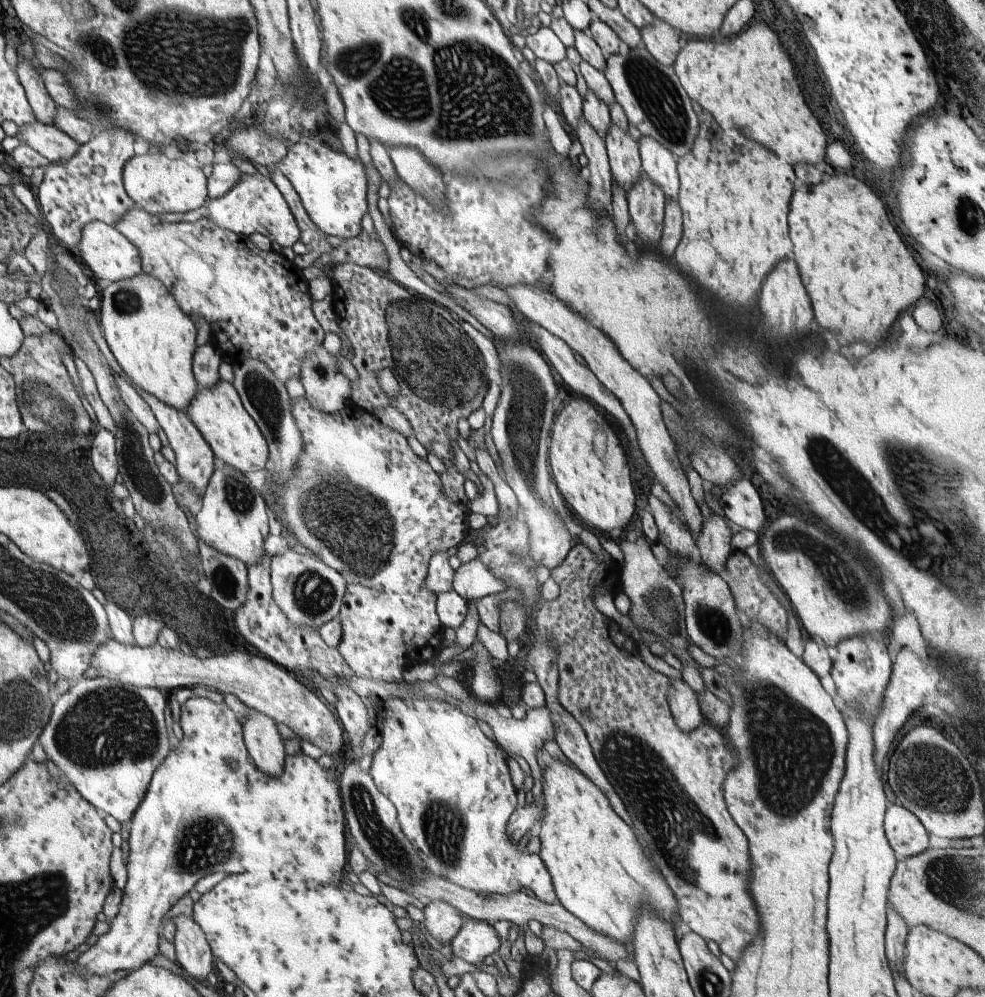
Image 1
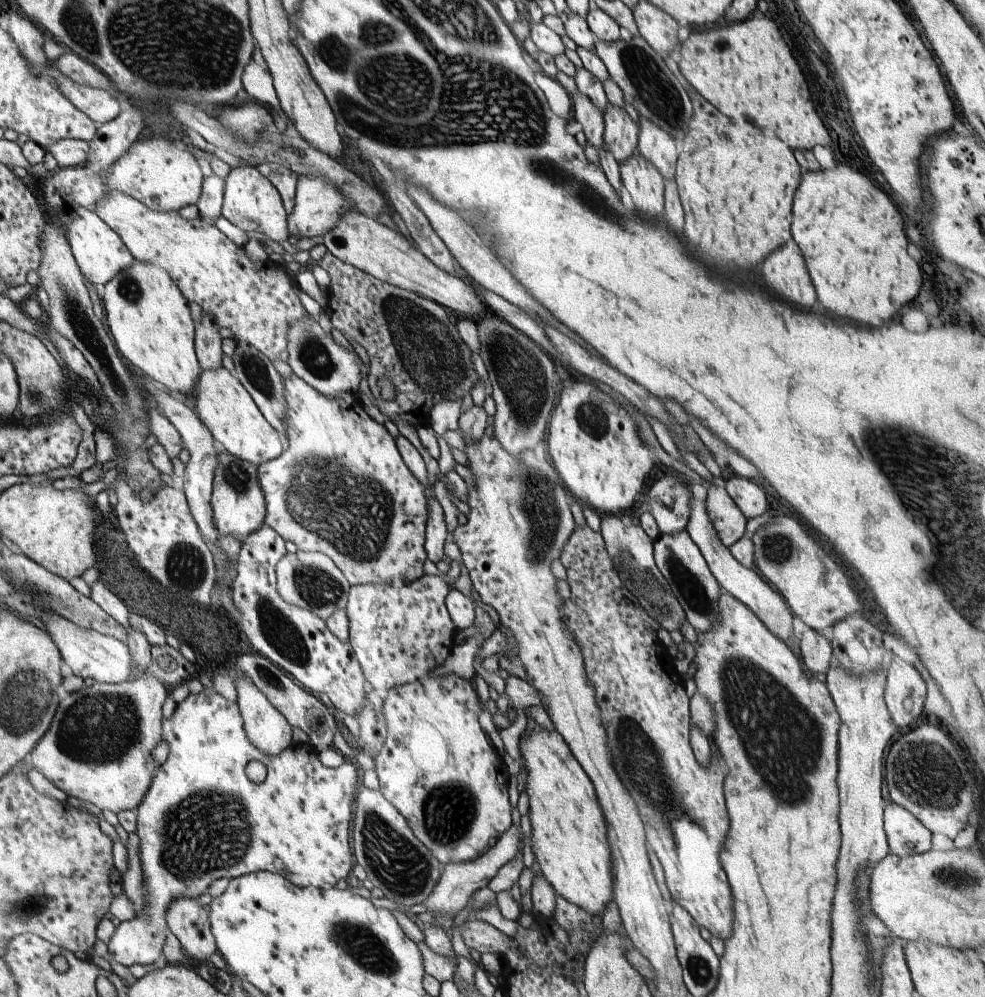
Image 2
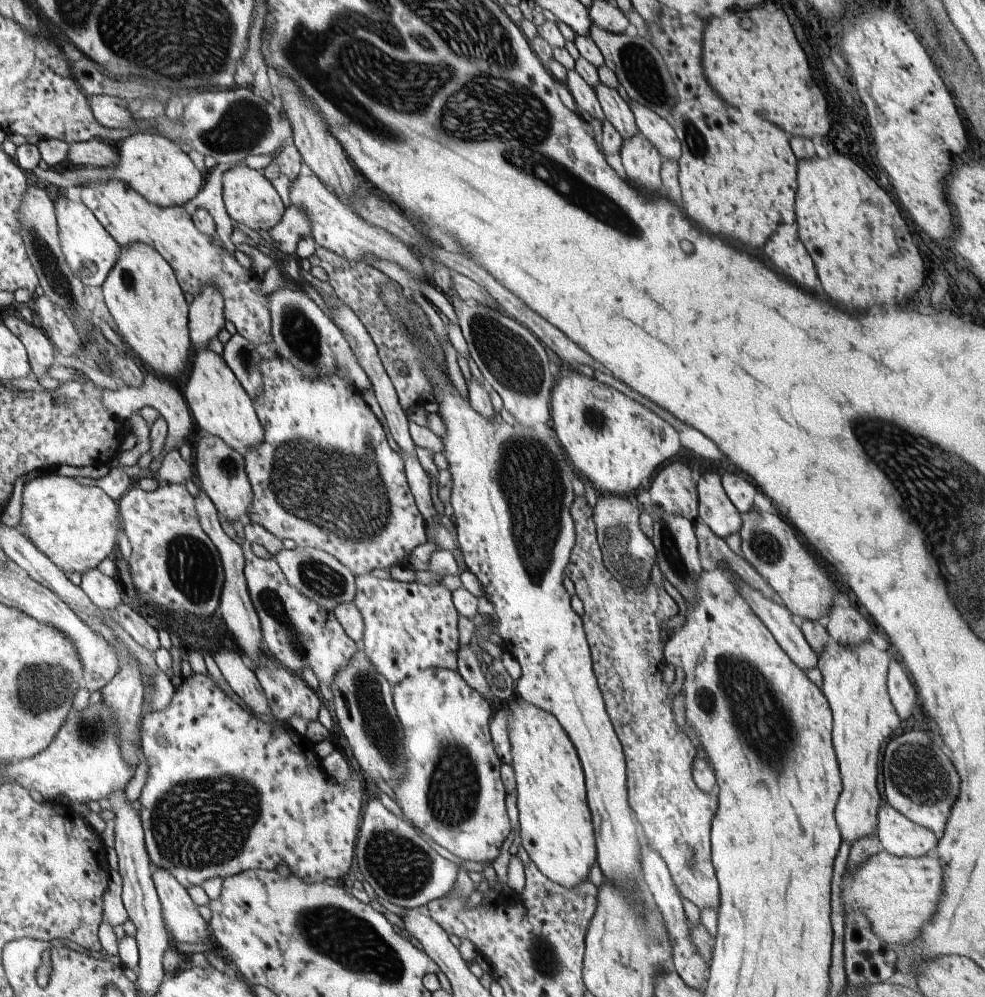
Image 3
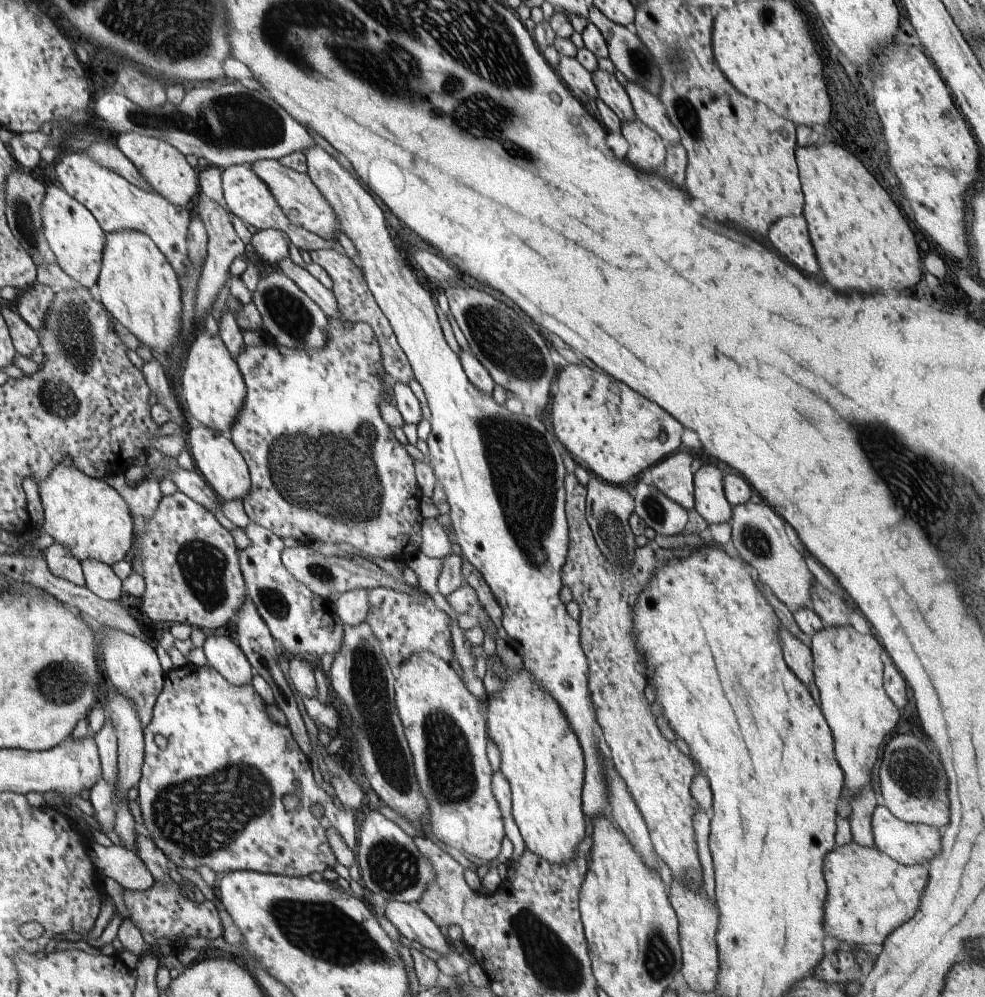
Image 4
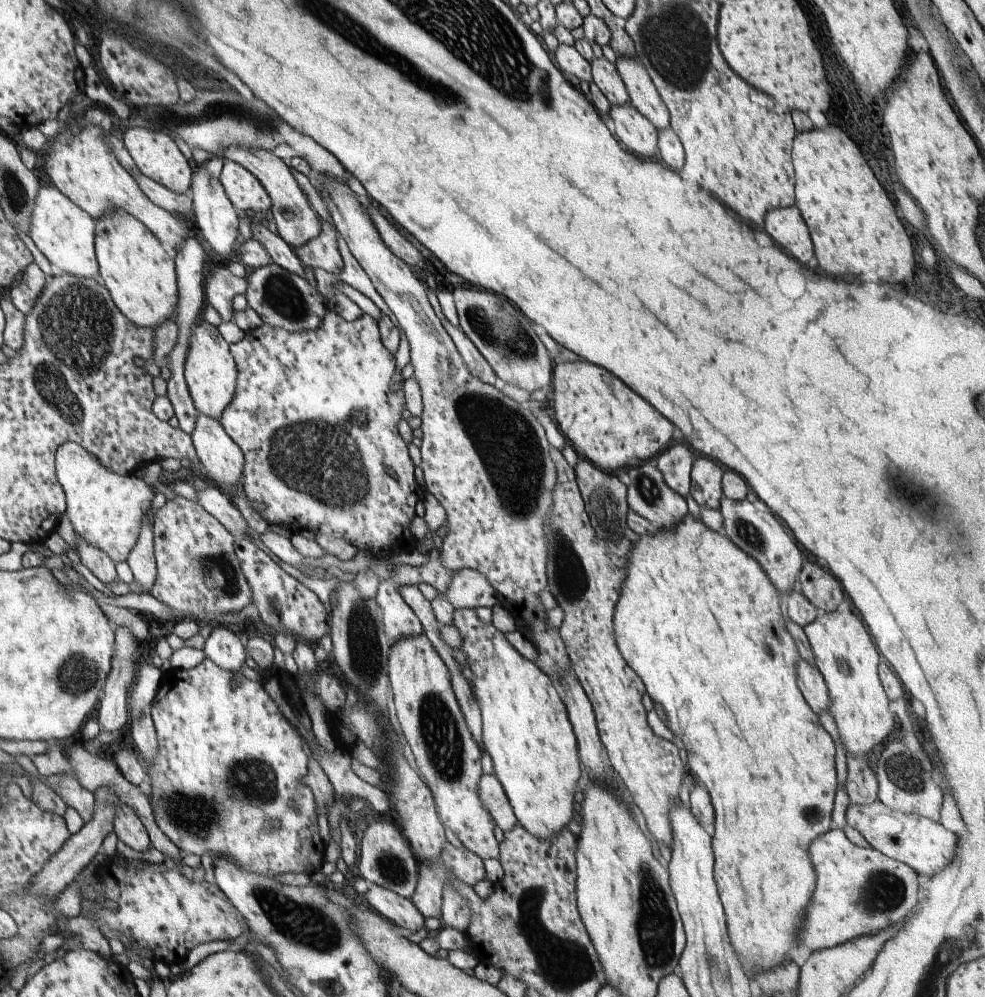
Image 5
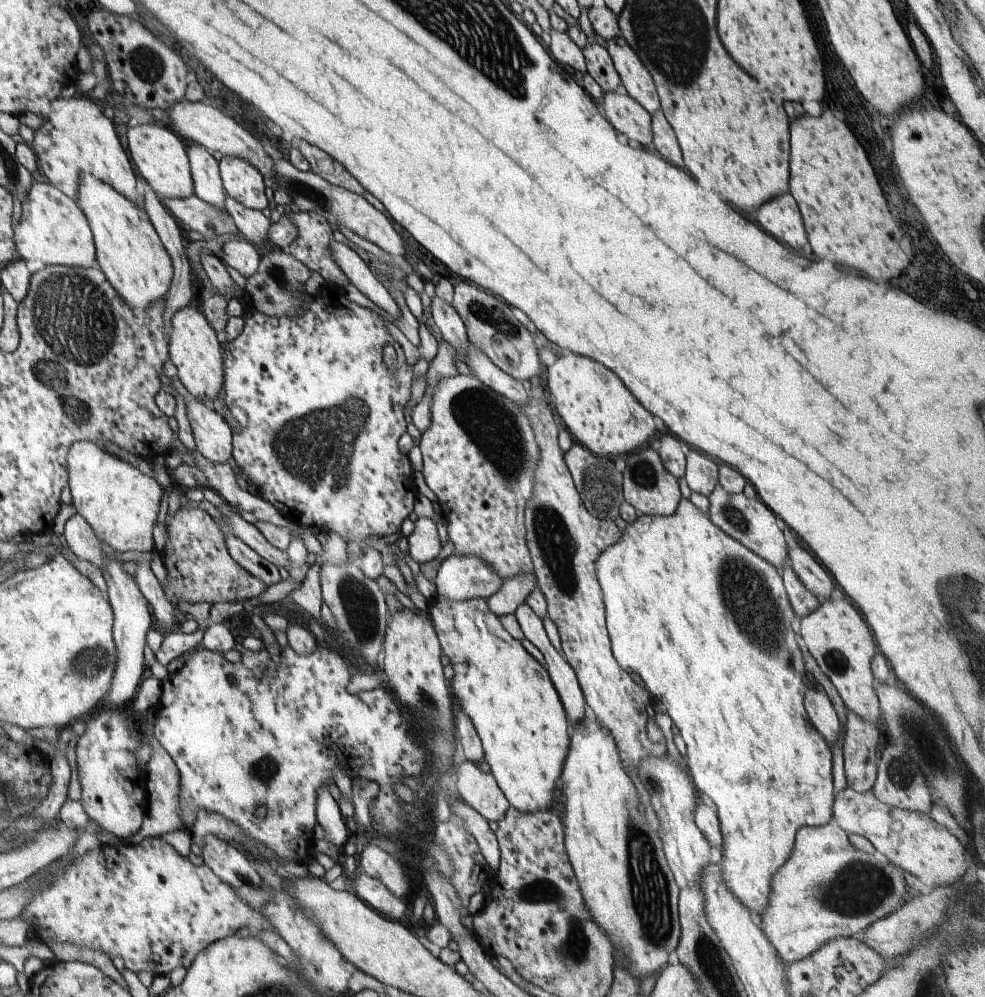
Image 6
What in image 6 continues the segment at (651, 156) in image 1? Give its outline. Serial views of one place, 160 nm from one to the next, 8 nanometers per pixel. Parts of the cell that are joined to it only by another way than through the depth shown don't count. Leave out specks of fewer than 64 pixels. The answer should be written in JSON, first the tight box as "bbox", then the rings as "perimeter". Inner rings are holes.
{"bbox":[606,36,661,115],"perimeter":[[[615,36],[606,42],[614,68],[621,78],[621,90],[628,92],[651,115],[656,113],[661,108],[661,98],[647,67],[624,37]]]}

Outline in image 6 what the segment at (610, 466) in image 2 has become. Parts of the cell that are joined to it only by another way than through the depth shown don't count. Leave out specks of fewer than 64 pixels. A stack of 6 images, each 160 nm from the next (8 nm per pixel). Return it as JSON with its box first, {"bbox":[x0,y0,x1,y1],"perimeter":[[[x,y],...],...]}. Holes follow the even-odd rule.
{"bbox":[546,352,657,459],"perimeter":[[[566,352],[566,355],[560,355],[554,364],[547,368],[546,374],[548,390],[554,396],[552,408],[555,416],[560,423],[567,426],[573,440],[584,445],[591,453],[615,459],[620,454],[626,455],[650,443],[657,426],[654,416],[638,402],[620,378],[600,362],[584,355]]]}

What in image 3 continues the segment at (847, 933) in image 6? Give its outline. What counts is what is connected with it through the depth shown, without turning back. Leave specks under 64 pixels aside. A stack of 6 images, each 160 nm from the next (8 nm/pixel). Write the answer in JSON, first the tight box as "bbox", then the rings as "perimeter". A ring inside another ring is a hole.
{"bbox":[841,851,943,946],"perimeter":[[[886,851],[872,855],[868,861],[859,864],[855,871],[848,871],[841,878],[841,901],[844,916],[851,911],[860,911],[870,921],[872,932],[886,944],[908,946],[919,937],[920,929],[928,922],[937,909],[943,887],[943,868],[935,852],[923,857],[897,857]]]}

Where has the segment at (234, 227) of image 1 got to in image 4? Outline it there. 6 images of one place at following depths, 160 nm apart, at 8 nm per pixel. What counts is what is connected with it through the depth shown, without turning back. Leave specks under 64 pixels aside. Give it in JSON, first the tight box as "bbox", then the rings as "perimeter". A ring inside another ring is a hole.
{"bbox":[221,165,345,255],"perimeter":[[[250,165],[228,166],[221,174],[221,181],[227,210],[234,216],[238,216],[244,224],[254,226],[258,230],[276,229],[282,231],[298,250],[302,249],[310,252],[321,249],[336,249],[339,253],[345,255],[344,249],[337,239],[325,239],[319,237],[318,234],[314,234],[314,232],[302,228],[302,226],[292,224],[278,206],[266,183],[252,170]]]}

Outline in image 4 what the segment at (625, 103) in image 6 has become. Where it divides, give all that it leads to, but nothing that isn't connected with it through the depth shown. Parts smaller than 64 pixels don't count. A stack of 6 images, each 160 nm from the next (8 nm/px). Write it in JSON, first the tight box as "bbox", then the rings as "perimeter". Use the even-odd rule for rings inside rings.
{"bbox":[621,118,667,173],"perimeter":[[[638,118],[621,122],[621,133],[628,141],[626,160],[646,173],[656,172],[666,160],[667,144],[658,133]]]}

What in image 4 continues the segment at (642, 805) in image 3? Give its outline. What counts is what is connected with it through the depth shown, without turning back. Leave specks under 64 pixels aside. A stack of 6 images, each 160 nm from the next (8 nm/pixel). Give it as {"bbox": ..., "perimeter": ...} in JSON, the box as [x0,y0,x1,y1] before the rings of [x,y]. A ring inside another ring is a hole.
{"bbox":[560,472,702,889],"perimeter":[[[565,472],[565,513],[568,521],[568,550],[566,560],[560,576],[562,584],[572,592],[573,600],[576,600],[580,608],[580,620],[578,621],[580,642],[586,655],[589,666],[588,690],[591,694],[595,717],[602,736],[603,745],[610,755],[619,776],[626,781],[627,789],[634,797],[636,806],[644,817],[649,835],[657,856],[671,868],[672,876],[679,881],[684,878],[685,885],[695,889],[702,884],[702,869],[698,853],[694,828],[692,827],[692,815],[699,810],[698,803],[691,795],[691,782],[698,774],[698,766],[689,757],[685,756],[660,733],[656,725],[656,719],[650,711],[650,705],[644,690],[650,683],[648,672],[643,657],[637,651],[637,640],[633,632],[633,608],[638,601],[639,592],[646,586],[646,579],[653,573],[657,566],[654,551],[648,544],[636,548],[636,560],[630,568],[620,568],[620,565],[611,563],[598,548],[593,530],[586,520],[587,488],[578,482],[574,473]]]}

